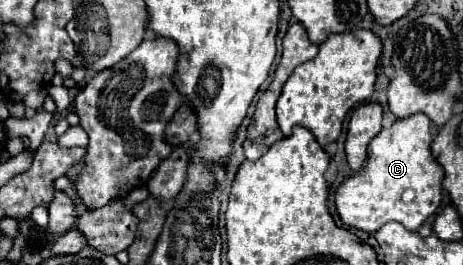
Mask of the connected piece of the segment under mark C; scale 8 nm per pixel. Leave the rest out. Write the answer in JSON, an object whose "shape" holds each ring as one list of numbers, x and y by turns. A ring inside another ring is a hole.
{"shape":[[413,113,411,117,397,119,391,127,383,129,369,143,369,157,367,157,363,169,359,173,355,173,353,177,349,177,345,183,341,183,335,193,335,205,337,205,337,213,339,213,341,221,345,225,361,229,365,233,375,233,389,221,399,221,405,225,405,229,417,231,419,225,439,209,439,203,443,197,441,183,445,179,445,171,443,171,443,167,439,167,437,159,431,153,433,133,435,133,435,127,433,127,431,119,423,113]]}

